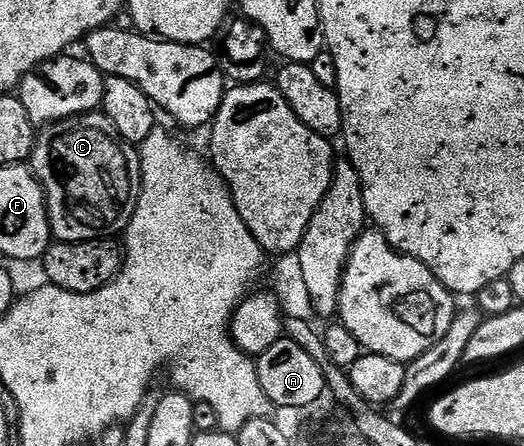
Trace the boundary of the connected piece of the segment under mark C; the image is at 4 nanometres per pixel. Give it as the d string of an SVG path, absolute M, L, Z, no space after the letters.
M102 113L75 115L47 124L36 136L30 166L36 180L44 187L48 220L52 223L53 236L59 242L104 241L127 231L140 196L140 153L120 136L118 129L114 129L114 125Z

